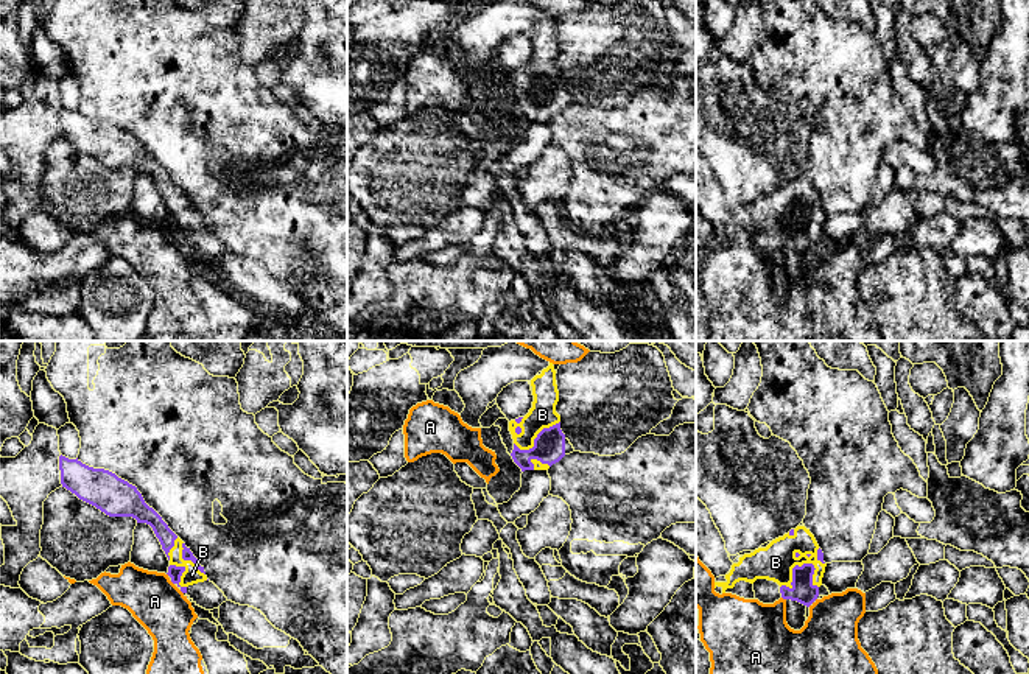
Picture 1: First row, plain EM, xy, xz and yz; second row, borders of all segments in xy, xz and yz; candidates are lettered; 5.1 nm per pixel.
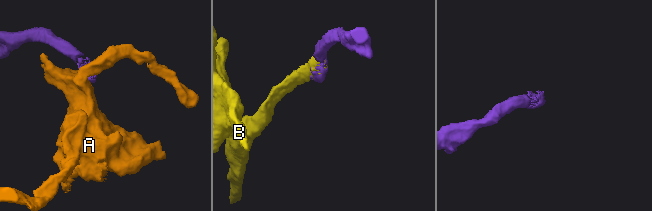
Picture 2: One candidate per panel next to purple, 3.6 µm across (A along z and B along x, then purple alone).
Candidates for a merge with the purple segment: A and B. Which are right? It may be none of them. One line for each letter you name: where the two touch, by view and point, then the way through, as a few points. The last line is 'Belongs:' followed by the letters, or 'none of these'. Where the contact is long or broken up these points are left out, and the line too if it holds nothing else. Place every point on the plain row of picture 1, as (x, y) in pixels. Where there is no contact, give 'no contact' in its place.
B: yz (793, 221)
Belongs: B

